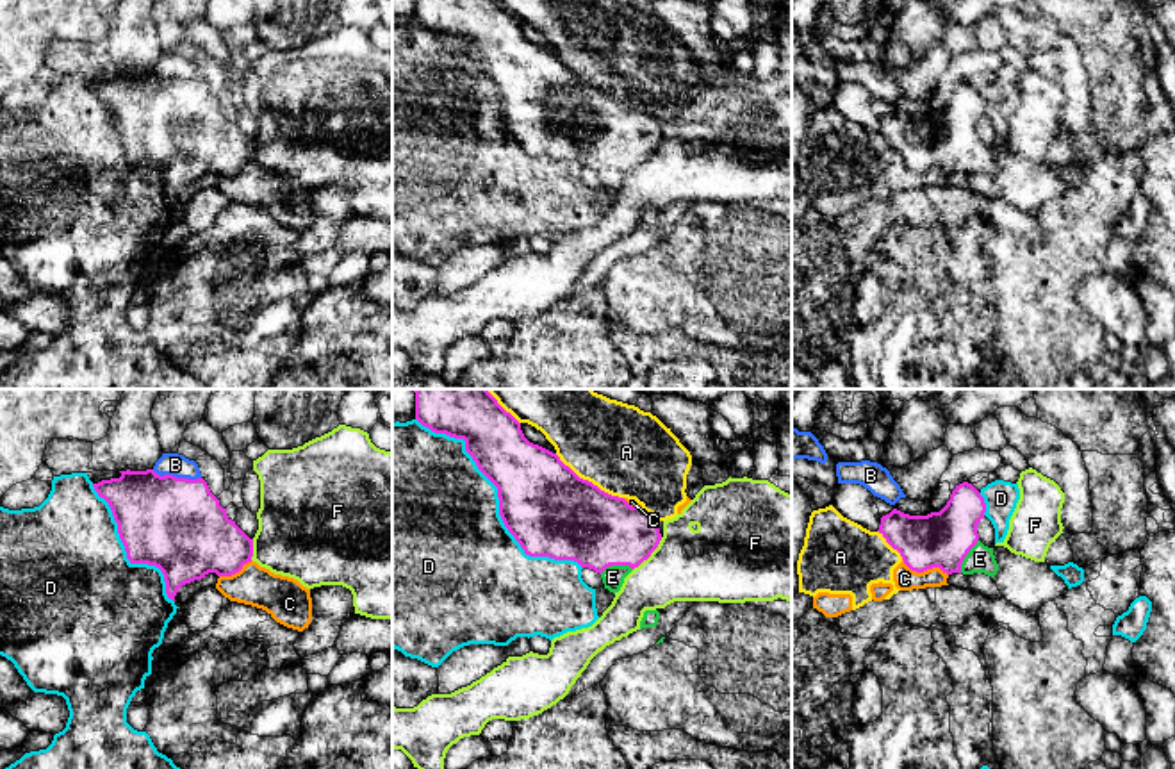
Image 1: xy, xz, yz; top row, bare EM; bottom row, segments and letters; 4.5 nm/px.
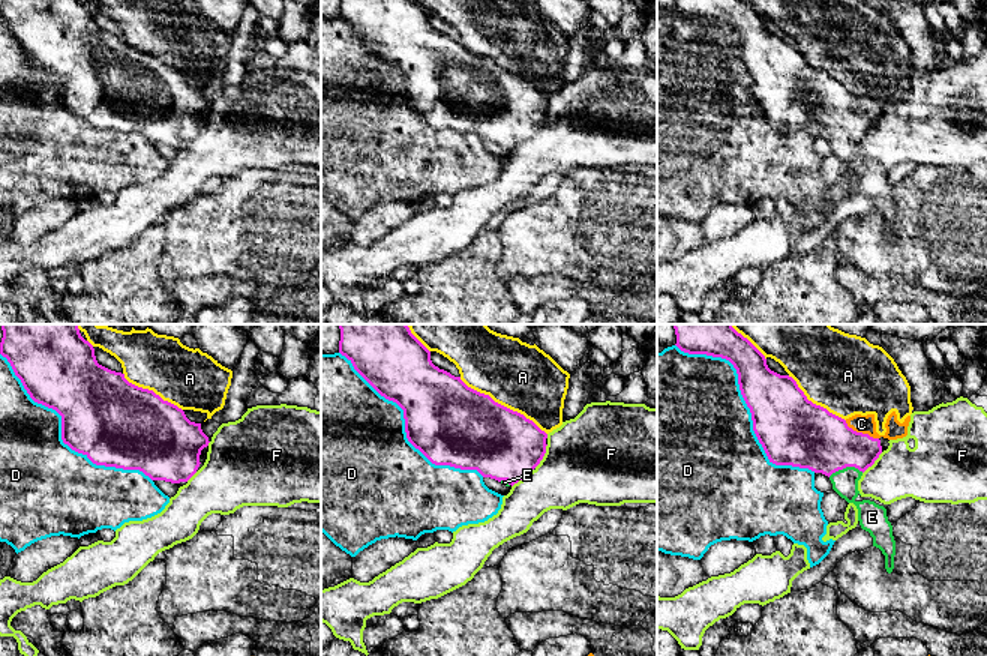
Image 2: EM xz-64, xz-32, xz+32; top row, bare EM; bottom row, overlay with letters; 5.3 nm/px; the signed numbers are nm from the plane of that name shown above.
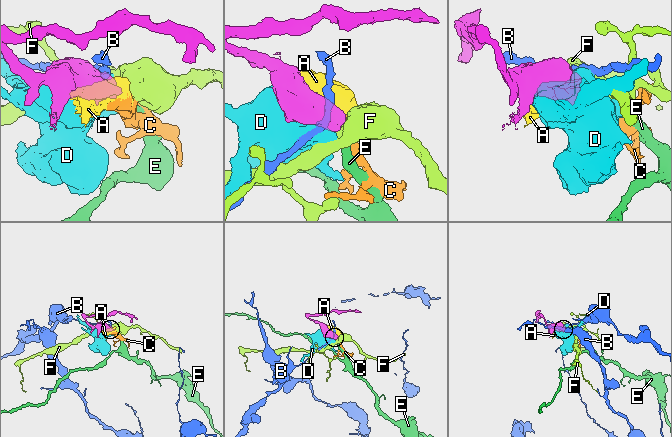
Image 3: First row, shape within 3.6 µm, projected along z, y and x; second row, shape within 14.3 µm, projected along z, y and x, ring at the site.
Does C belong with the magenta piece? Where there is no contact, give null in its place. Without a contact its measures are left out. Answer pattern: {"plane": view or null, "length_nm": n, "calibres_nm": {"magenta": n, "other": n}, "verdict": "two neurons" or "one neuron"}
{"plane": "yz", "length_nm": 220, "calibres_nm": {"magenta": 260, "other": 100}, "verdict": "two neurons"}

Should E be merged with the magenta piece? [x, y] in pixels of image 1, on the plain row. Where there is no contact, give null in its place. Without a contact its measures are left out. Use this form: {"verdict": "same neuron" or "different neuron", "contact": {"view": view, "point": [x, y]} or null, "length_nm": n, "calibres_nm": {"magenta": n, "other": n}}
{"verdict": "same neuron", "contact": {"view": "xz", "point": [616, 165]}, "length_nm": 150, "calibres_nm": {"magenta": 340, "other": 100}}

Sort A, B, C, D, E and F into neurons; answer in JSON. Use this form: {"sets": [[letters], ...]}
{"sets": [["A", "C"], ["B"], ["D"], ["E"], ["F"]]}

